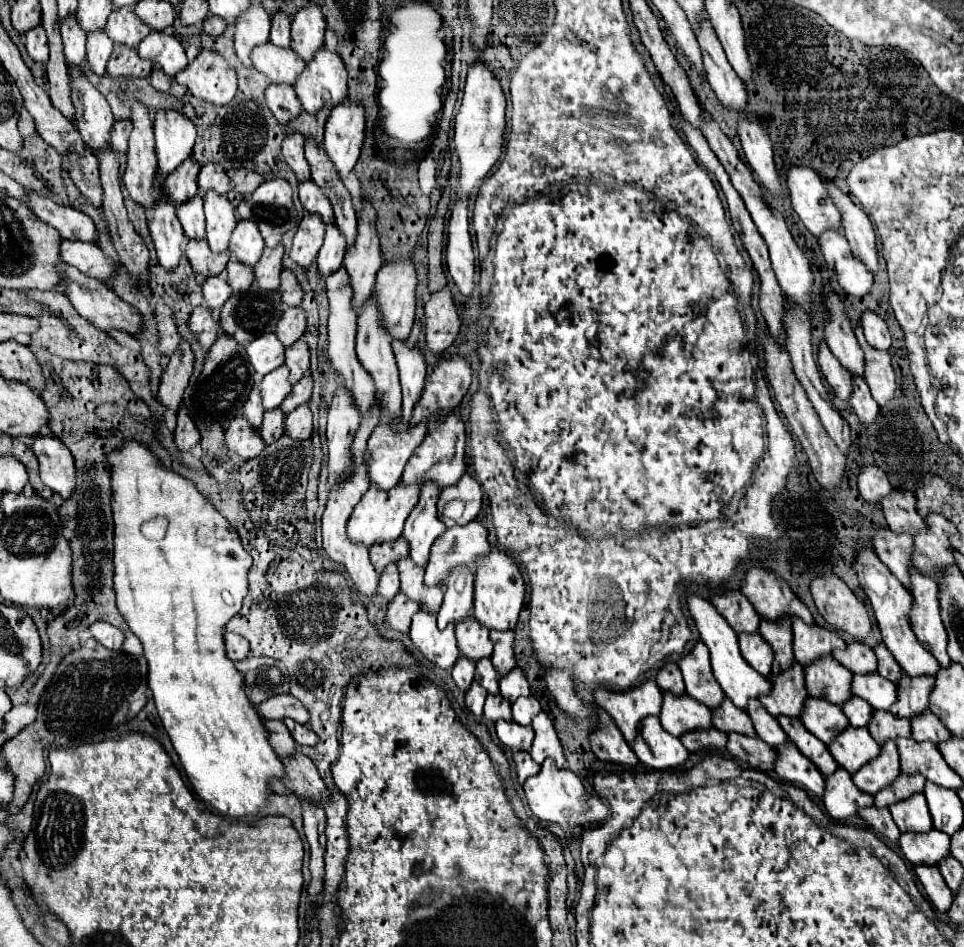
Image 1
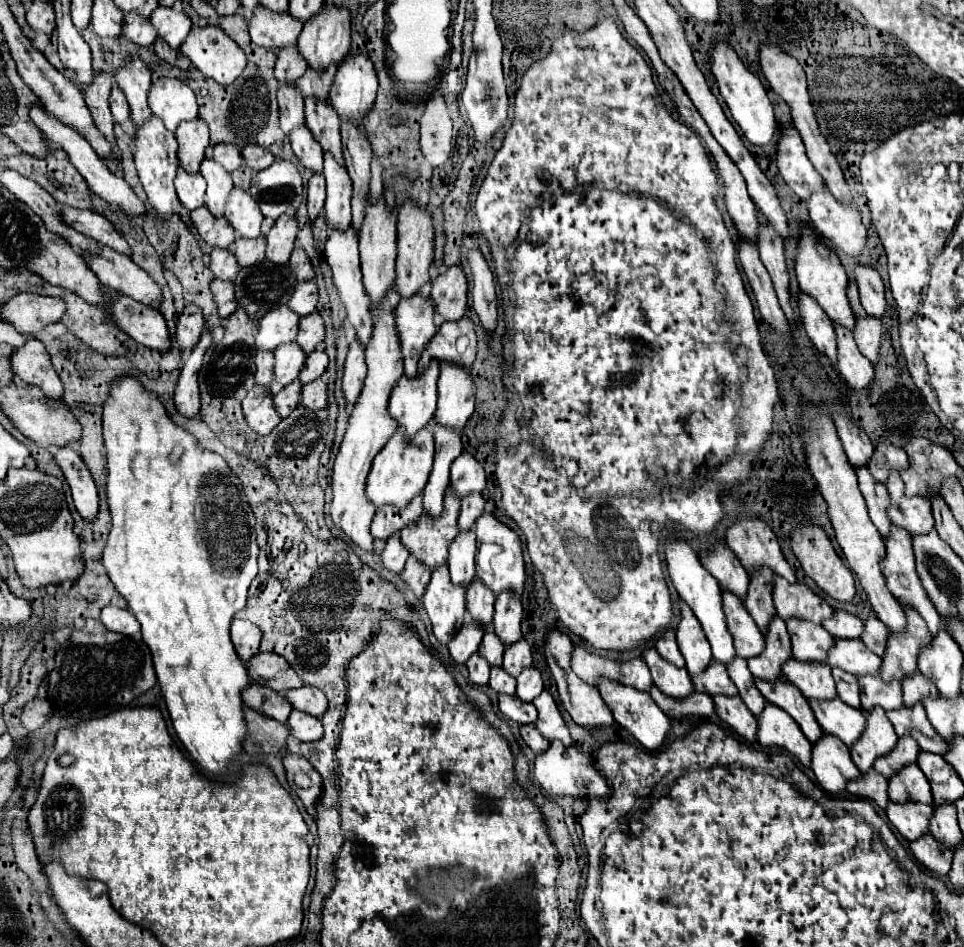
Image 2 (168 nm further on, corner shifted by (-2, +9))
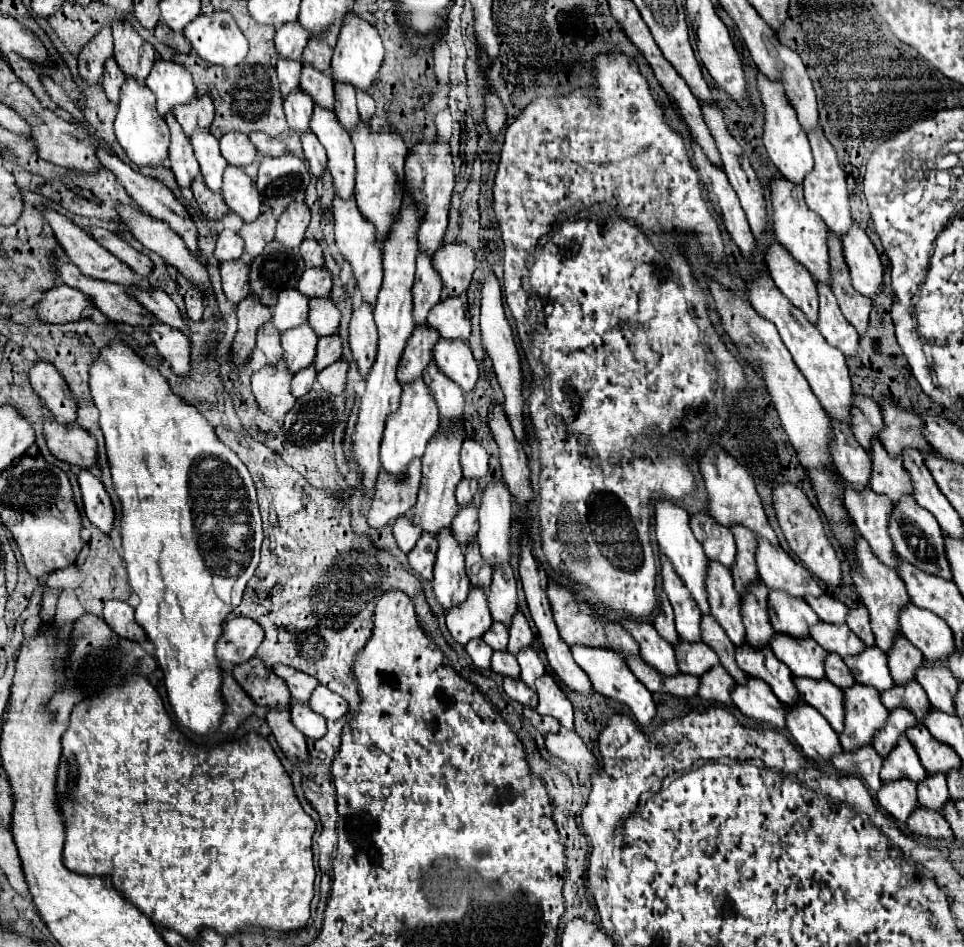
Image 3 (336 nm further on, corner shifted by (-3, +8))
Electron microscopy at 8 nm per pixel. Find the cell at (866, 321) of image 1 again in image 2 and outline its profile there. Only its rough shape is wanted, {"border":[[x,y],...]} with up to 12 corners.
{"border":[[857,266],[865,312],[883,318],[885,286],[877,270]]}

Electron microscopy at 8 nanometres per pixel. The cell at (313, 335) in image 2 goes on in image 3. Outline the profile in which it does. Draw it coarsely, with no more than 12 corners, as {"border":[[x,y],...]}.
{"border":[[330,297],[310,299],[308,323],[324,337],[338,331],[340,311]]}

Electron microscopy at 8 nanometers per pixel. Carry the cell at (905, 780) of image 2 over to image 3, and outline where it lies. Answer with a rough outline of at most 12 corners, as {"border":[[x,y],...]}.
{"border":[[906,735],[886,755],[880,777],[886,783],[926,779],[914,745]]}

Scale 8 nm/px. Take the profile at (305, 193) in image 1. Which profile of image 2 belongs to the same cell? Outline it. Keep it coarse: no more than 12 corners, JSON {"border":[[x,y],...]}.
{"border":[[307,126],[291,134],[291,146],[305,170],[323,174],[323,150]]}

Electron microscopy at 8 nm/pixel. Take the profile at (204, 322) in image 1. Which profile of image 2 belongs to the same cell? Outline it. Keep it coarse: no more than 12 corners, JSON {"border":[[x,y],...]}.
{"border":[[215,278],[211,294],[219,318],[237,310],[235,290],[231,282]]}

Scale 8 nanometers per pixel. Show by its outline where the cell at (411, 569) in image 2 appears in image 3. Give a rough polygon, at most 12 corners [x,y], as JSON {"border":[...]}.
{"border":[[422,535],[408,553],[410,569],[432,579],[438,541]]}

